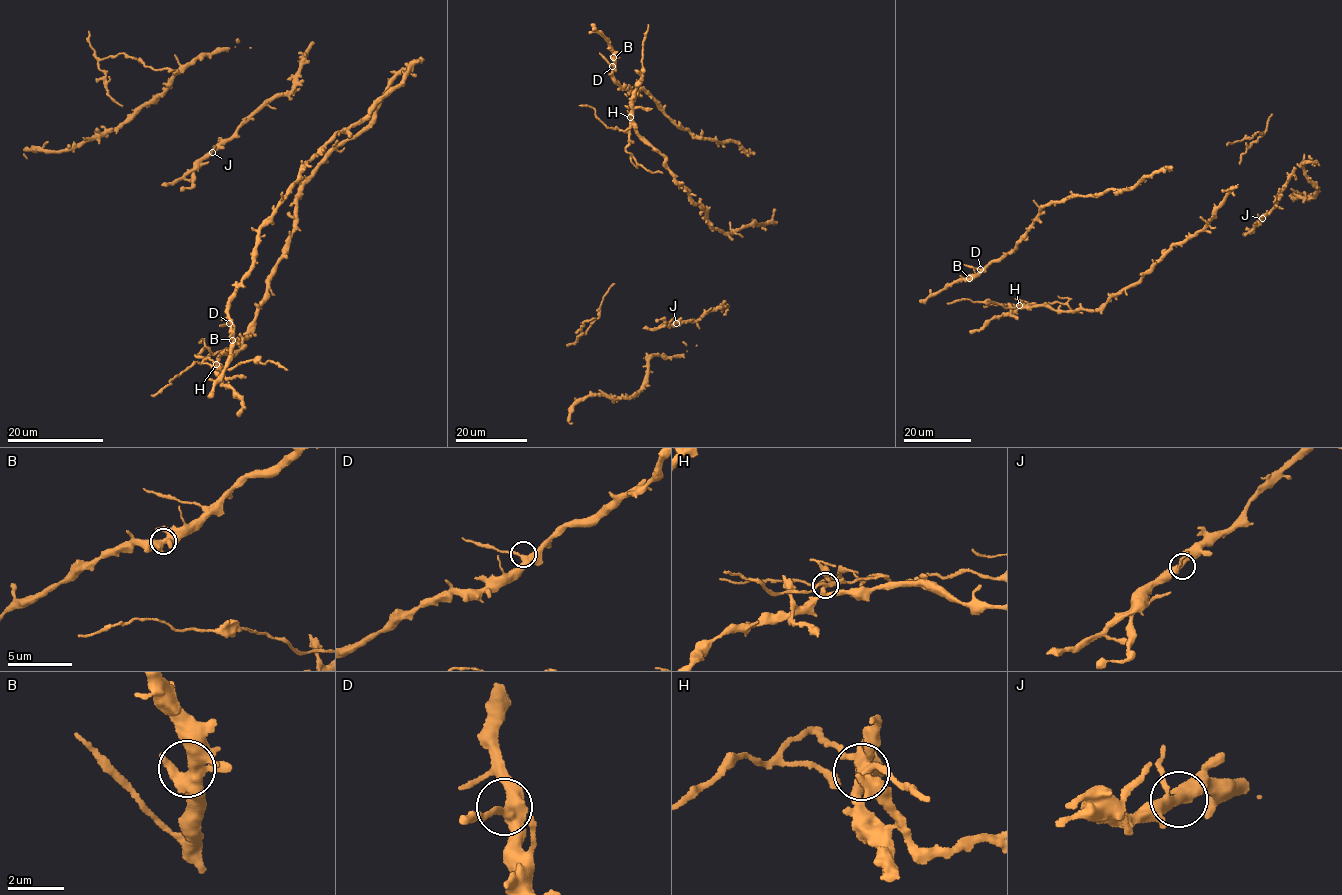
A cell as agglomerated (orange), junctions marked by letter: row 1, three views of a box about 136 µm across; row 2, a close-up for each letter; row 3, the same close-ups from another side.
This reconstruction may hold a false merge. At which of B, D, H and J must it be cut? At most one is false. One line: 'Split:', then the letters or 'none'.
Split: H

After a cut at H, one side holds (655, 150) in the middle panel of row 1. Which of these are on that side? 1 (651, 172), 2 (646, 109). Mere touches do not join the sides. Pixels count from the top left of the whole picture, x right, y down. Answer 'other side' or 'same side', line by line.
1: other side
2: same side

